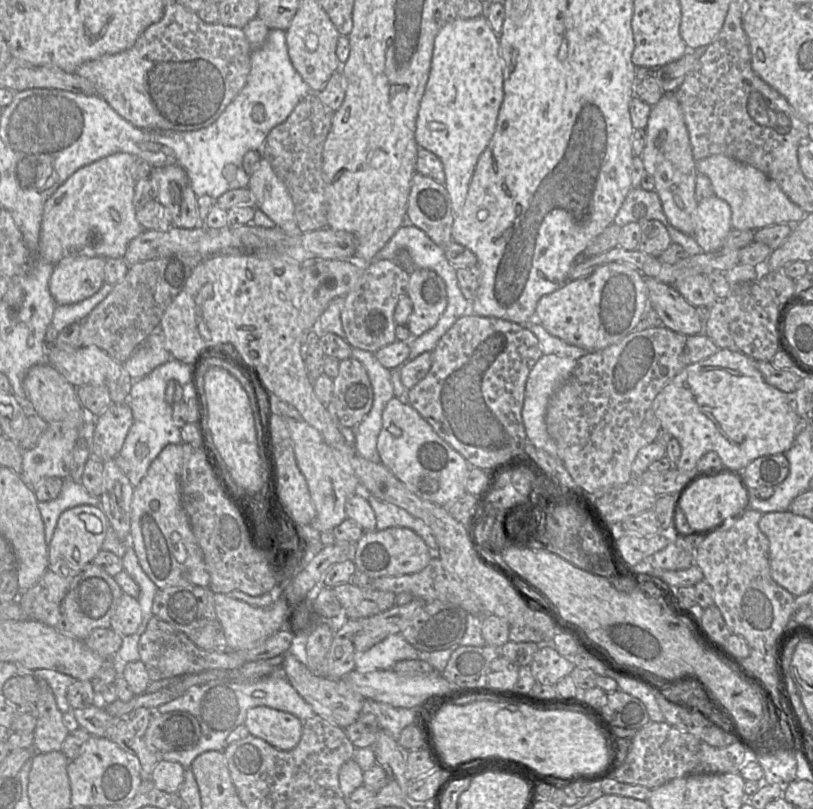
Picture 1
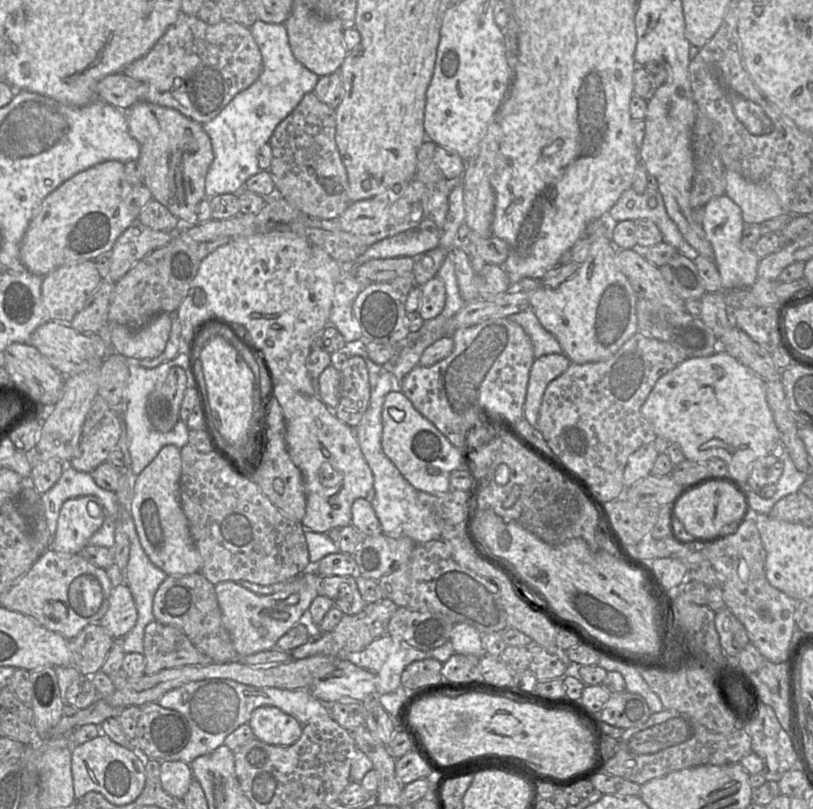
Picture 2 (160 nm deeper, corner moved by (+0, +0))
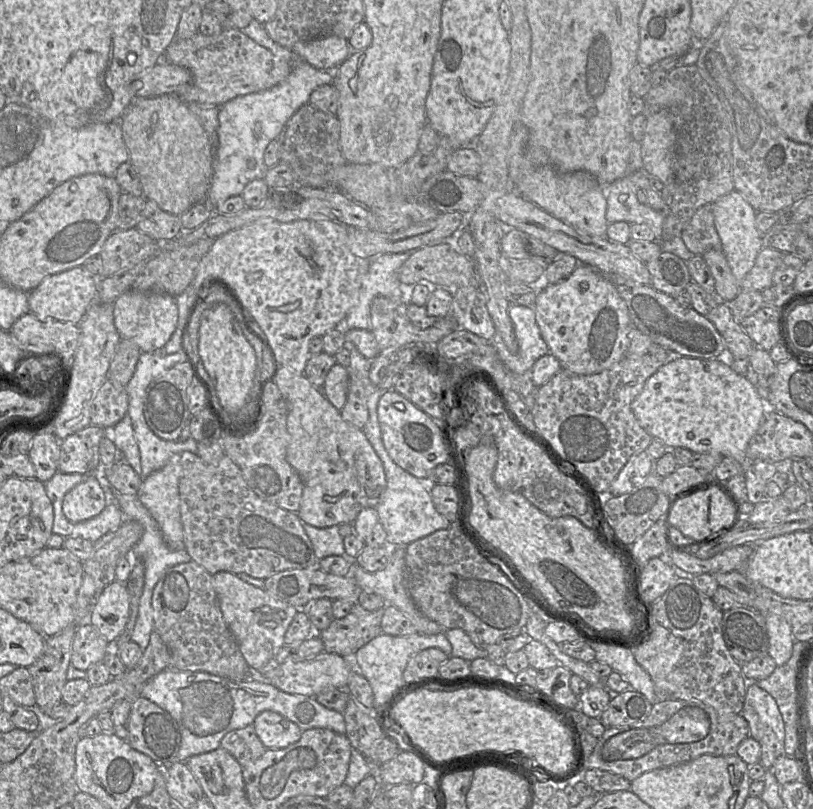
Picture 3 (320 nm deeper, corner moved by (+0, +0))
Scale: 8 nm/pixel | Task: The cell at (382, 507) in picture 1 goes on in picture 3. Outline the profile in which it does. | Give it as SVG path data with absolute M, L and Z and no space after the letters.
M345 344L350 352L350 364L347 371L350 377L357 377L365 390L369 418L362 429L369 443L383 463L386 476L386 489L377 504L376 511L379 520L386 532L386 543L391 547L406 547L408 544L431 535L432 533L448 529L451 526L445 517L436 509L429 491L423 480L420 480L400 466L398 466L387 453L381 435L378 420L377 406L380 397L387 390L377 388L369 378L371 360L365 358L353 344Z

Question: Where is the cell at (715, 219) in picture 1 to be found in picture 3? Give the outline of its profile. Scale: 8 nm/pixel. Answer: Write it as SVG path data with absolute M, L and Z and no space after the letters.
M734 190L713 203L713 214L715 227L721 240L721 250L736 281L741 283L754 266L763 248L762 236L755 226L757 212L740 193Z

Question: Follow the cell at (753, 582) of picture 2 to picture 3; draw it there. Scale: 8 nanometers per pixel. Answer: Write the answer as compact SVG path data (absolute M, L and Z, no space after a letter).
M759 612L765 619L769 639L768 654L777 666L784 665L791 657L793 645L797 641L791 627L780 615L772 612Z

